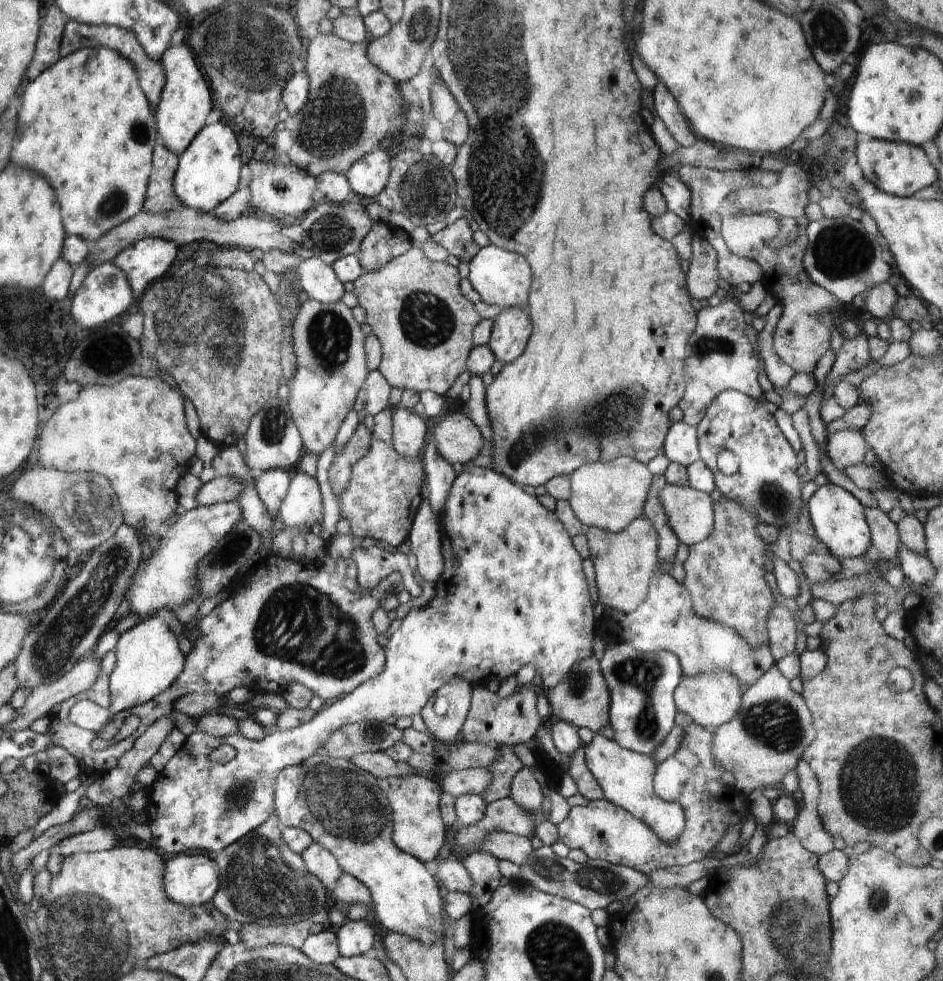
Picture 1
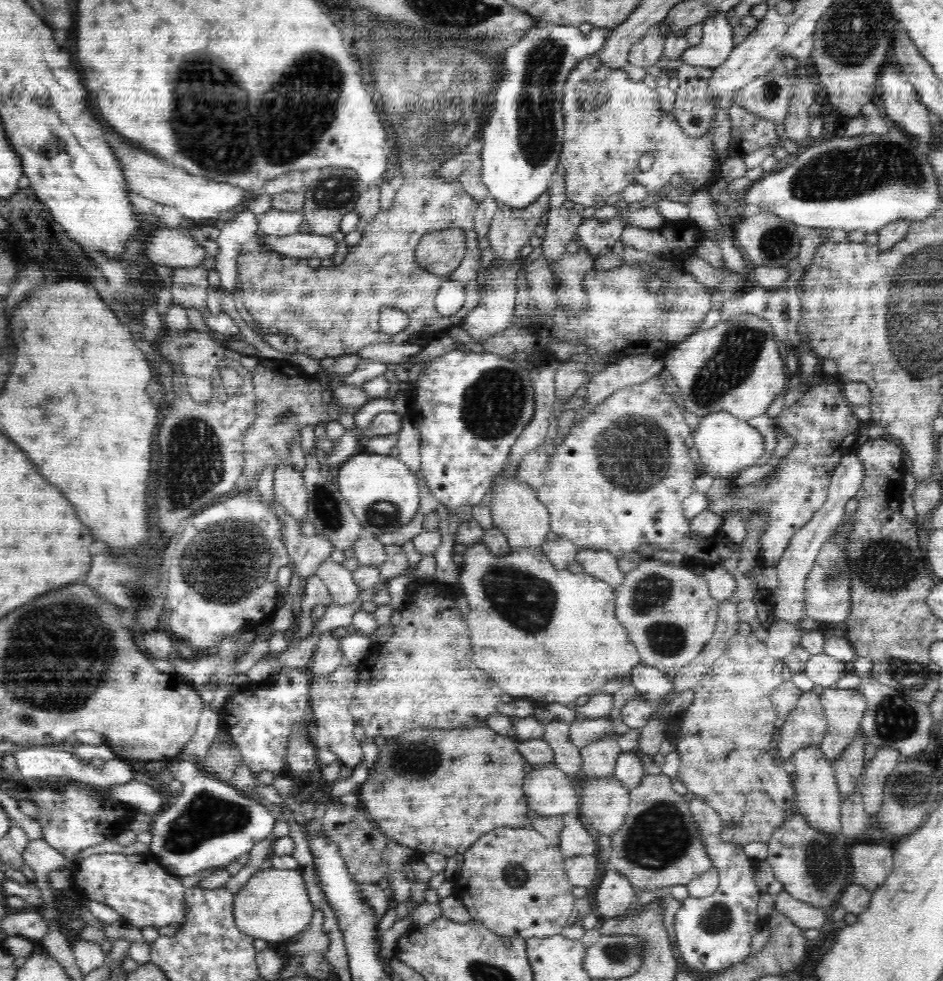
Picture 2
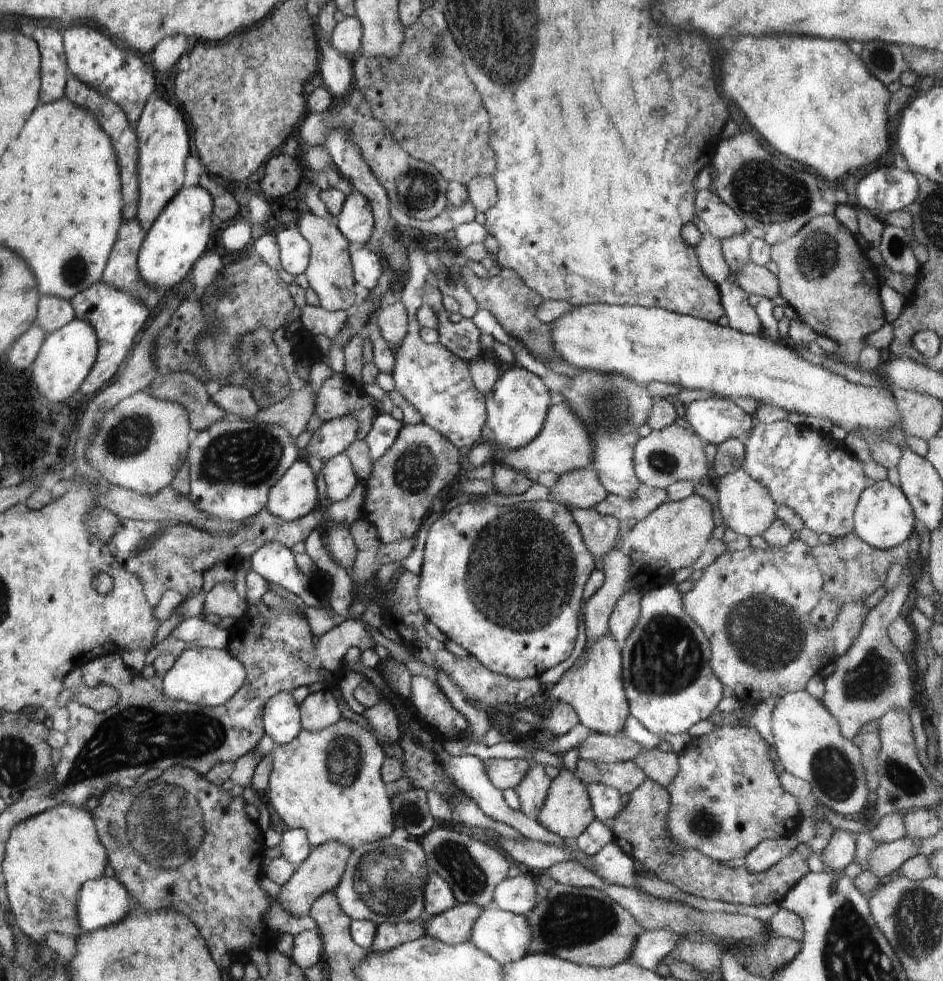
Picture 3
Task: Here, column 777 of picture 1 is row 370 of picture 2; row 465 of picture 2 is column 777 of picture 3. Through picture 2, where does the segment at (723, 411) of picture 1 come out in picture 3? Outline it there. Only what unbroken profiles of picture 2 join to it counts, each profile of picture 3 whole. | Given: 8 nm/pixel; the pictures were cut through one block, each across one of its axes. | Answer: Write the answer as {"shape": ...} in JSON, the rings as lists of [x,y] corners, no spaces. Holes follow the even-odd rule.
{"shape":[[[787,419],[764,424],[757,422],[750,438],[745,442],[745,459],[743,469],[751,478],[766,486],[777,506],[790,506],[800,518],[803,526],[816,534],[842,538],[853,532],[853,514],[860,494],[872,482],[862,470],[862,462],[854,457],[843,442],[835,441],[829,432],[812,430],[810,426],[800,423],[794,425]]]}

